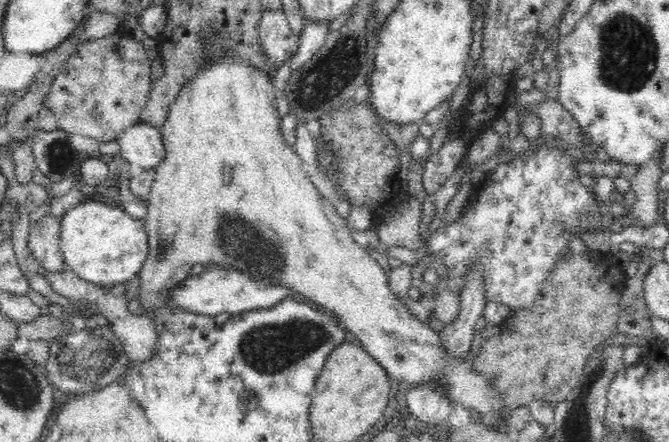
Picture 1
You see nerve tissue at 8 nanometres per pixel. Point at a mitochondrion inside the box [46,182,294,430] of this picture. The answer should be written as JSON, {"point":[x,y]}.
{"point":[251,245]}

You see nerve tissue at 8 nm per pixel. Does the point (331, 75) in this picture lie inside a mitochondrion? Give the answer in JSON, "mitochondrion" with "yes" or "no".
{"mitochondrion":"yes"}

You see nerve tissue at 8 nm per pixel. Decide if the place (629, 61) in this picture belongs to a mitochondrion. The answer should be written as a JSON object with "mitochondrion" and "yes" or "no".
{"mitochondrion":"yes"}

